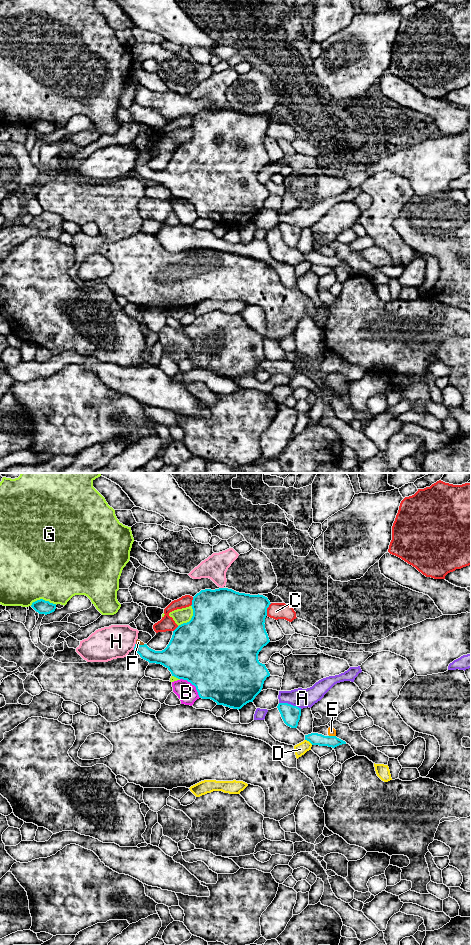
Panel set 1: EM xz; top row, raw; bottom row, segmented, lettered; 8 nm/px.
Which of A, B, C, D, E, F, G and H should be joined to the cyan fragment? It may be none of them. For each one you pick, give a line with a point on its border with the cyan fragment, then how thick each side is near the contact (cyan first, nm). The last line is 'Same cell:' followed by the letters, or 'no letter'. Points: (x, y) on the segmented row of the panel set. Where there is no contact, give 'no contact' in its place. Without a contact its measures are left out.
F: meets cyan in xz at (140, 645); 150 nm thick on the cyan side, 50 nm on the other
Same cell: F

